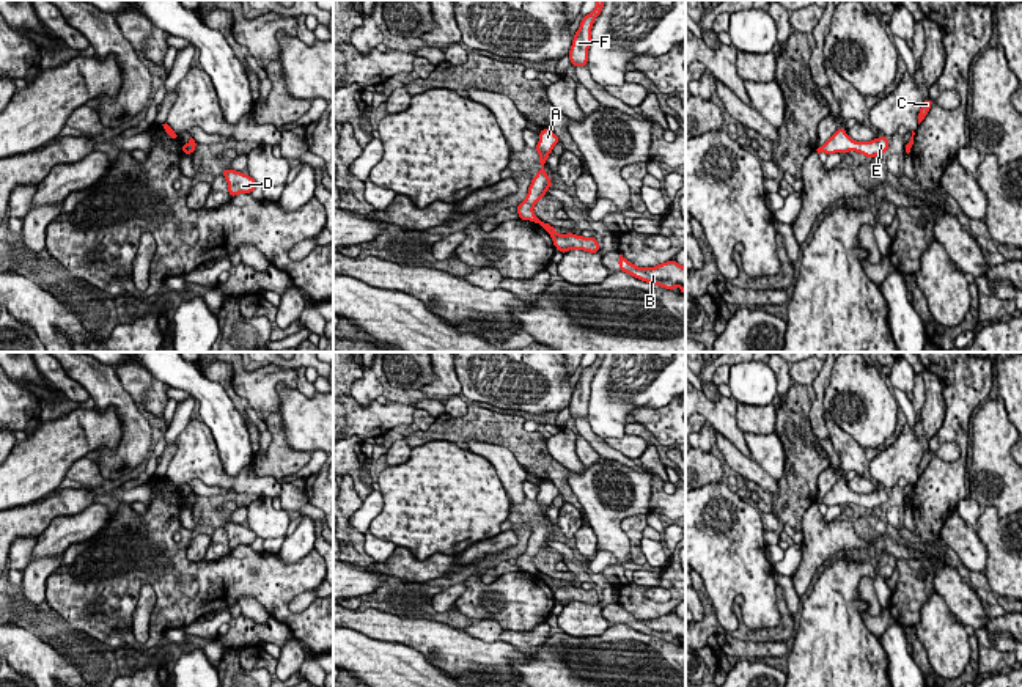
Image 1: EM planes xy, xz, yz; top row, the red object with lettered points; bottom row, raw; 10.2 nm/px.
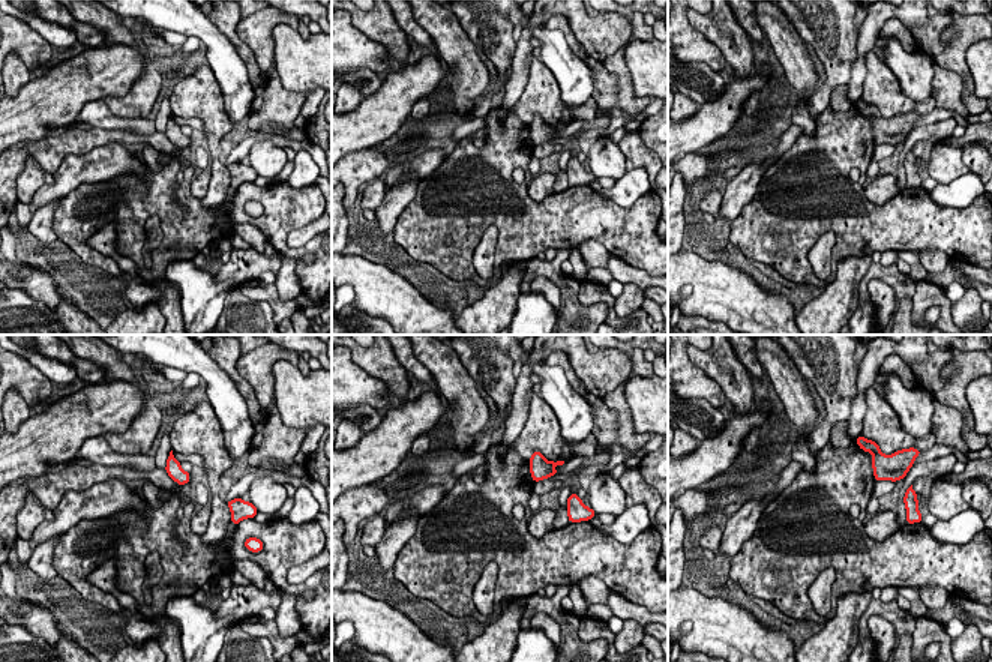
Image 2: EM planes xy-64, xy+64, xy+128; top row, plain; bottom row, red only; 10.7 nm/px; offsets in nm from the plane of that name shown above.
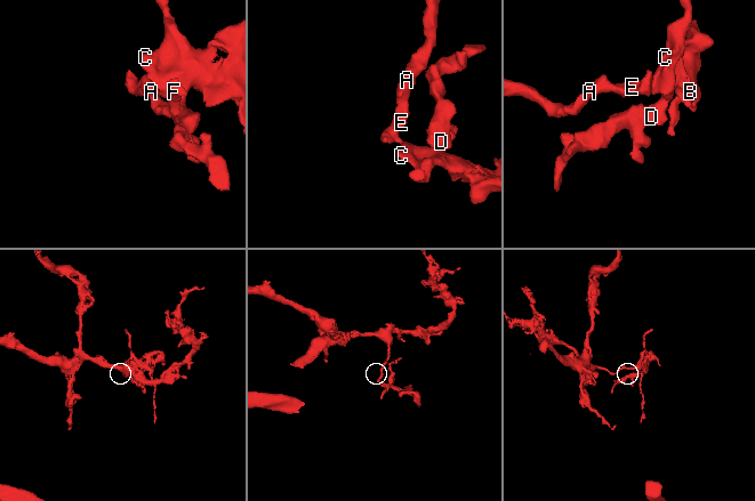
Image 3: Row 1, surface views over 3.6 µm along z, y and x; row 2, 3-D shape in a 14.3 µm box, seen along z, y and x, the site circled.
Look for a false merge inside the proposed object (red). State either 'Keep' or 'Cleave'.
Cleave

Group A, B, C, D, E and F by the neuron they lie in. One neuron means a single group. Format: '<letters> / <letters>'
A E F / B C D

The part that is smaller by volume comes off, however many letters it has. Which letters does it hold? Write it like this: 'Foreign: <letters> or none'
Foreign: B, C, D

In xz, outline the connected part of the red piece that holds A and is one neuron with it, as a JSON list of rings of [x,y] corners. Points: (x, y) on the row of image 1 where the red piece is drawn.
[[[542,129],[539,137],[536,151],[539,154],[538,163],[541,163],[542,168],[538,170],[535,178],[531,178],[525,201],[516,208],[520,220],[530,220],[535,223],[541,223],[541,220],[535,215],[533,208],[547,193],[547,189],[552,187],[552,181],[546,173],[544,163],[547,162],[547,156],[552,152],[553,146],[560,141],[550,129]]]

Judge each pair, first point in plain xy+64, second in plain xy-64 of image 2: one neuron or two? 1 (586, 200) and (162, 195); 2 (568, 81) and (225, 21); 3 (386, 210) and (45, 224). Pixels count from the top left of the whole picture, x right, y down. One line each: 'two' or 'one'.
1: one
2: two
3: one

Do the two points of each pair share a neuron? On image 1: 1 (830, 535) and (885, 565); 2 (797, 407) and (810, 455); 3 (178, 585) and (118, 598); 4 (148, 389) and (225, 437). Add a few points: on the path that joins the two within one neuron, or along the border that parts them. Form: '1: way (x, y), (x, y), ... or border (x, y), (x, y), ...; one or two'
1: border (897, 560), (884, 554), (878, 563); two
2: way (797, 418), (797, 440), (801, 444); one
3: way (164, 577), (139, 577), (132, 584); one
4: border (145, 368), (169, 385); two

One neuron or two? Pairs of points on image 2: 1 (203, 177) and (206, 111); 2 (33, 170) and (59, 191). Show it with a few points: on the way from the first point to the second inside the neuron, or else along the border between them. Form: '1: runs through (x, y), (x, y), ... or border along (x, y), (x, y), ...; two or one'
1: border along (210, 171), (209, 189), (200, 198); two
2: border along (54, 174), (54, 180), (44, 183), (29, 204); two

